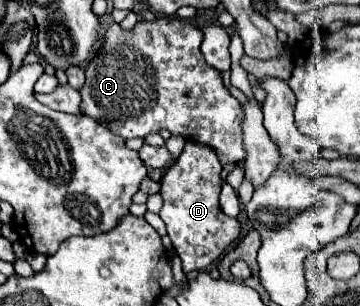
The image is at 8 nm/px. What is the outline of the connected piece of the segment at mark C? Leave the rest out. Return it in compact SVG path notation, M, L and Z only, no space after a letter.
M155 19L137 23L131 31L123 31L117 23L105 29L105 43L99 53L85 67L85 85L81 89L83 113L107 125L123 139L145 137L161 129L173 135L183 135L187 141L209 145L217 151L223 165L237 161L243 163L247 151L243 149L243 109L241 103L225 89L221 75L207 65L201 53L201 39L197 27L185 19Z

